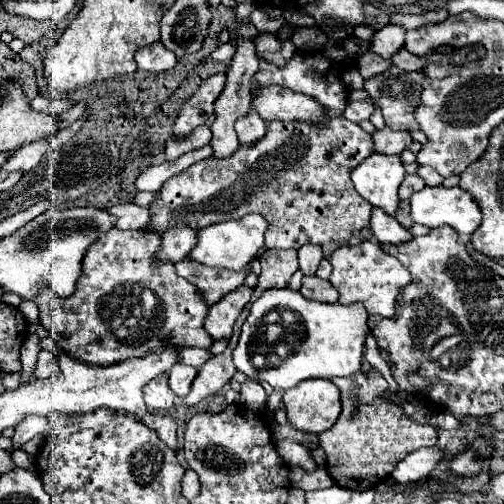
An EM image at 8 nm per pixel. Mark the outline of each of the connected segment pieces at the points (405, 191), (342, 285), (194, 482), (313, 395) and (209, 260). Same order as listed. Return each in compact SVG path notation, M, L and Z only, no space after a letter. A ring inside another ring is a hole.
M407 174L405 180L399 186L399 198L401 200L409 200L411 194L415 194L415 192L419 192L423 188L425 188L425 184L423 184L423 180L417 174Z
M365 240L359 246L337 248L331 256L331 266L333 266L333 272L329 280L341 294L339 302L345 306L361 302L367 314L379 314L379 316L391 318L395 314L395 298L399 294L399 288L409 284L407 268L403 268L403 264L399 264L397 258L381 252L379 244L371 240Z
M187 470L185 478L183 478L183 496L187 500L193 500L197 494L199 494L199 480L197 480L197 474L193 470Z
M315 378L283 394L287 420L293 428L321 434L335 424L339 416L339 390L331 380Z
M247 214L239 220L221 222L215 226L207 226L199 230L197 244L191 250L191 258L195 262L201 262L205 266L213 268L229 268L229 270L243 270L245 264L251 262L251 258L257 254L257 250L265 244L265 232L267 232L267 220L259 214Z

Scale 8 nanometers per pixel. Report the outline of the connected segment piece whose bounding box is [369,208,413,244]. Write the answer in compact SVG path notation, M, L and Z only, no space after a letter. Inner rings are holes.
M373 208L371 210L371 230L377 236L379 242L389 242L389 244L401 244L413 238L413 234L403 228L395 218L383 214L383 210Z

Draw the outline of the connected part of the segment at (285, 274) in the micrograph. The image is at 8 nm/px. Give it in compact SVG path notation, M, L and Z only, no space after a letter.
M267 250L263 254L259 284L253 290L251 302L255 302L269 288L285 288L297 266L297 250Z

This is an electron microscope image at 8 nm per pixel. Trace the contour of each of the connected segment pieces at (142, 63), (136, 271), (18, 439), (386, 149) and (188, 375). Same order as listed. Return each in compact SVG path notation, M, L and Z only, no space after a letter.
M157 42L157 44L145 46L143 50L139 50L135 54L135 62L145 72L167 72L177 64L177 58L175 54L165 50L161 42Z
M113 228L109 234L105 234L95 246L89 248L89 252L85 254L83 258L83 274L77 282L77 290L73 294L73 298L55 298L55 294L51 294L51 290L43 290L43 294L39 294L39 298L35 300L35 304L39 306L39 312L41 312L41 322L43 326L47 328L51 340L67 352L67 356L79 360L79 362L85 362L87 366L113 366L113 364L119 364L123 360L129 360L129 358L143 358L147 354L153 354L153 352L163 352L167 346L175 346L175 348L181 348L181 346L195 346L195 348L209 348L213 342L211 342L211 336L203 330L203 320L209 312L209 304L207 300L199 294L197 286L193 286L191 282L187 282L185 278L177 276L175 272L175 266L171 262L163 262L157 258L157 250L161 248L161 240L159 240L159 234L151 232L151 230L117 230Z
M27 416L25 420L15 426L15 434L11 438L13 448L21 448L25 442L29 442L37 434L45 434L49 430L49 422L45 416Z
M377 130L373 134L373 142L375 142L375 152L379 154L401 154L405 148L409 148L409 144L413 142L411 136L407 132L393 132L393 130Z
M175 364L169 370L169 388L177 394L177 396L187 396L191 382L197 376L197 368L193 366L185 366L185 364Z

